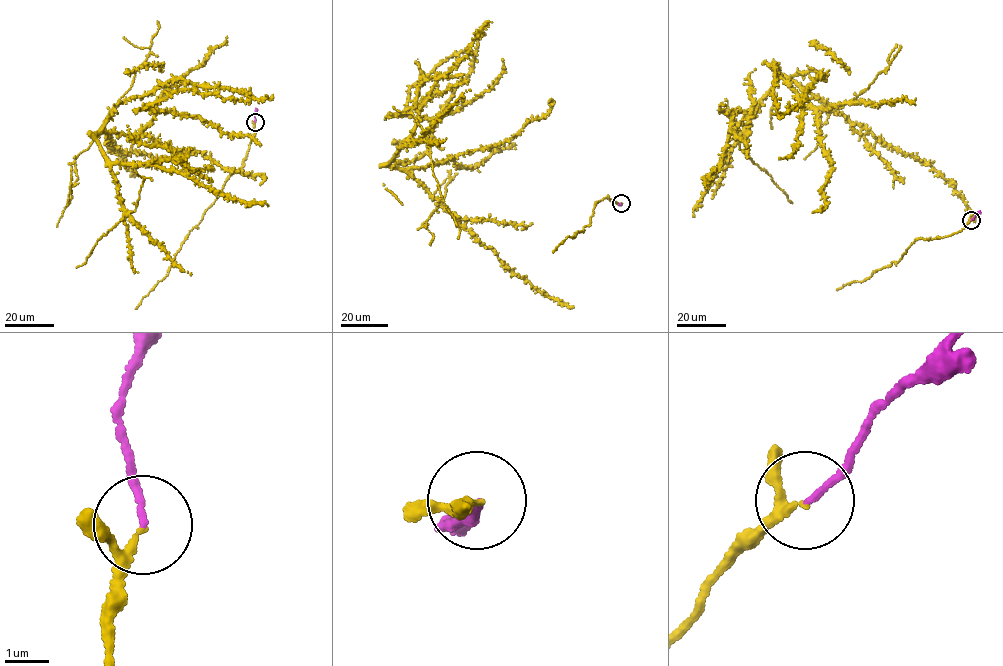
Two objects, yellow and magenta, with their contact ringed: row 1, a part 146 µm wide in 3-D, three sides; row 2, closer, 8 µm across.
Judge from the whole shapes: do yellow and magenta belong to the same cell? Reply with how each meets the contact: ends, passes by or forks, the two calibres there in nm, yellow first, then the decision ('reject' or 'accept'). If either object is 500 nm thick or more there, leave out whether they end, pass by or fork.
yellow passes by | magenta ends | 120/130 nm | accept

